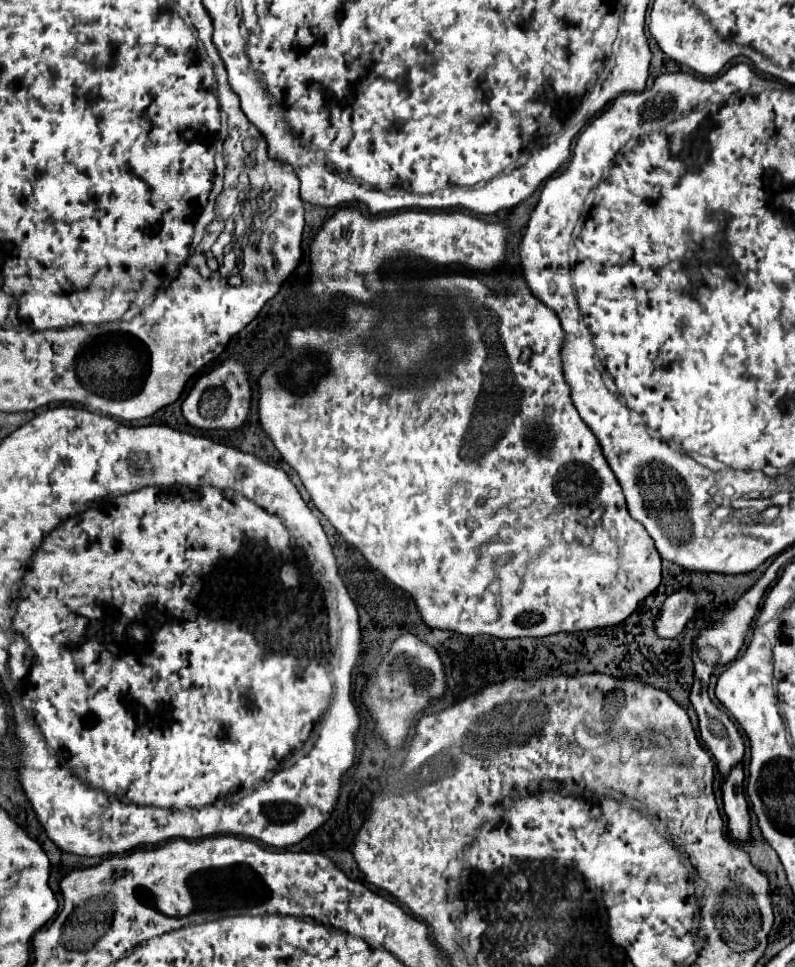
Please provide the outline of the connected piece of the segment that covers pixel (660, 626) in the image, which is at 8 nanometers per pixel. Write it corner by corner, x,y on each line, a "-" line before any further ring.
680,588
672,592
654,622
654,632
660,638
676,638
684,628
686,622
694,616
698,604
698,596
690,588

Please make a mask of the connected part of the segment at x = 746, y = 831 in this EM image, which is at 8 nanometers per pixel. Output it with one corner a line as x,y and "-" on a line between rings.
736,764
722,784
722,794
724,794
724,812
728,816
728,836
738,842
748,842
750,836
750,814
748,814
748,804
744,798
742,790
744,782
744,772
742,764

